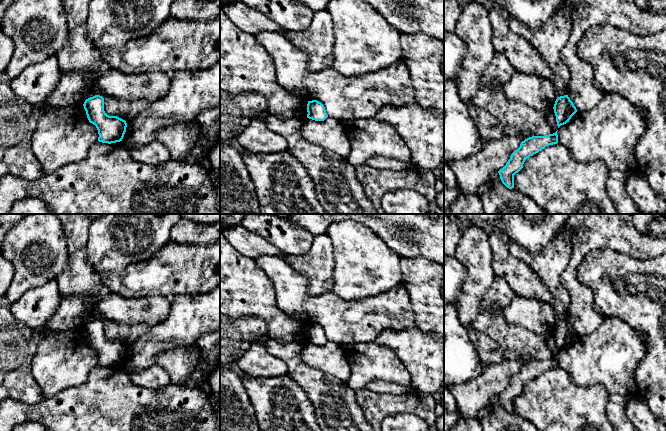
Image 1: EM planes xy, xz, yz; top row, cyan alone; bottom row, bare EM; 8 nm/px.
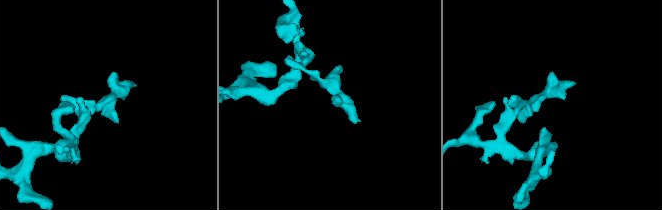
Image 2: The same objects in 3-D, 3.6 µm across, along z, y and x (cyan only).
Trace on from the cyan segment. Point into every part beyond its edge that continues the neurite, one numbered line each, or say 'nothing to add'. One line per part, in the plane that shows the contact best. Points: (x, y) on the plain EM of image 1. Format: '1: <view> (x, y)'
nothing to add

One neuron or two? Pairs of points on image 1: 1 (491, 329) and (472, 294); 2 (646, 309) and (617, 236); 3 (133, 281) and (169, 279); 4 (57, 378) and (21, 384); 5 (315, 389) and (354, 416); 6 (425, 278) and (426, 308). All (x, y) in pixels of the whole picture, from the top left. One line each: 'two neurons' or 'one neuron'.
1: two neurons
2: two neurons
3: one neuron
4: two neurons
5: one neuron
6: one neuron

